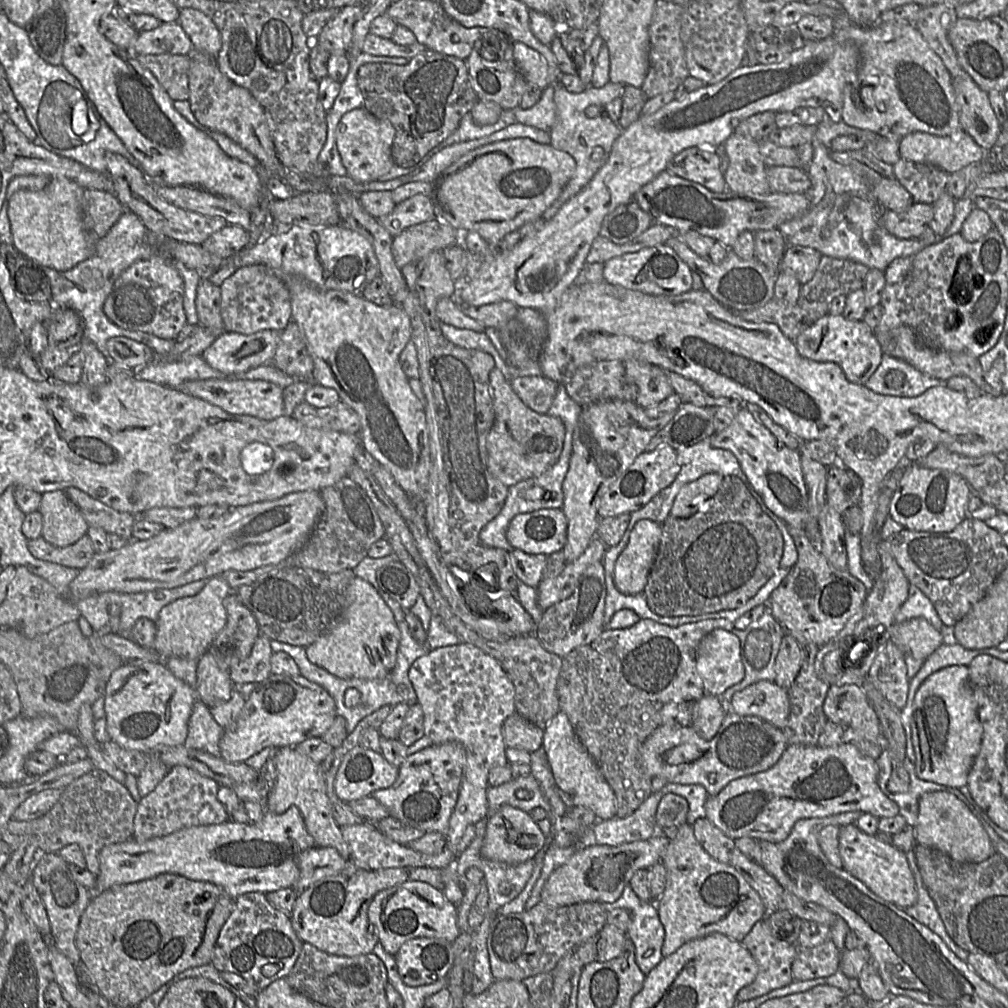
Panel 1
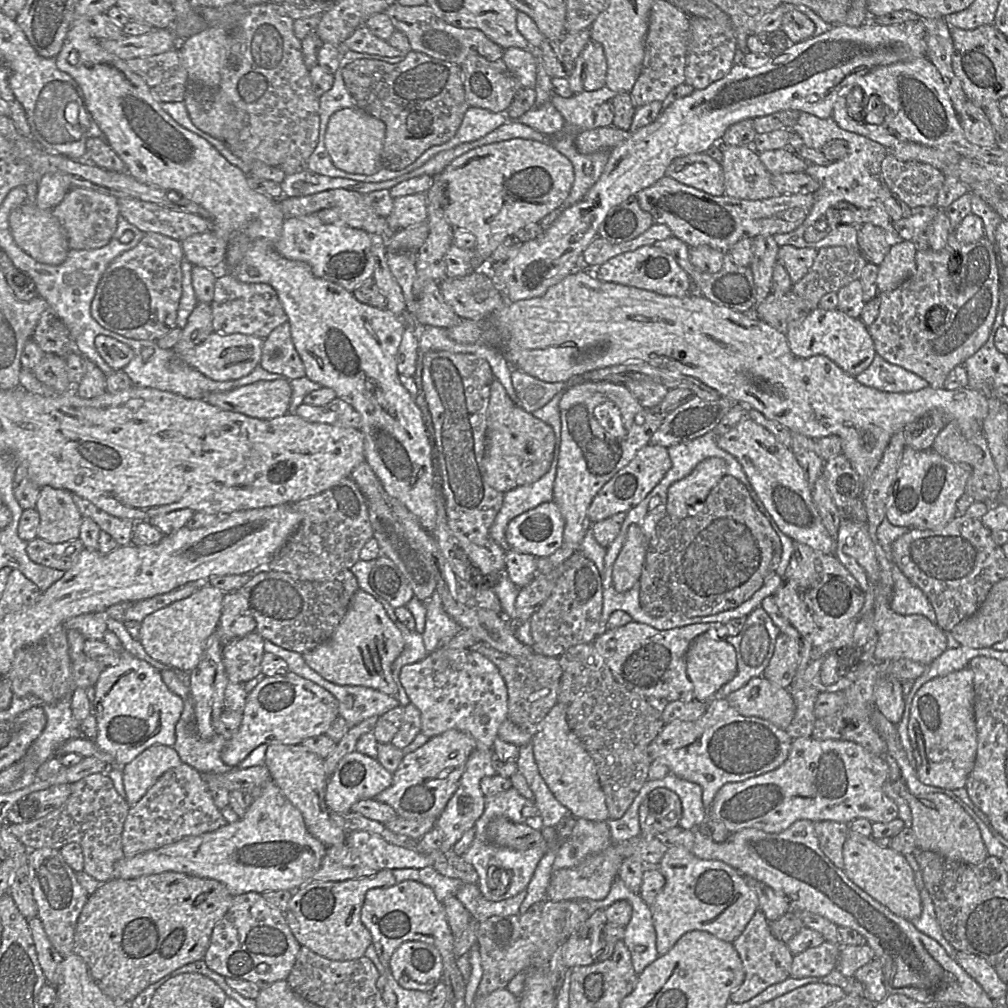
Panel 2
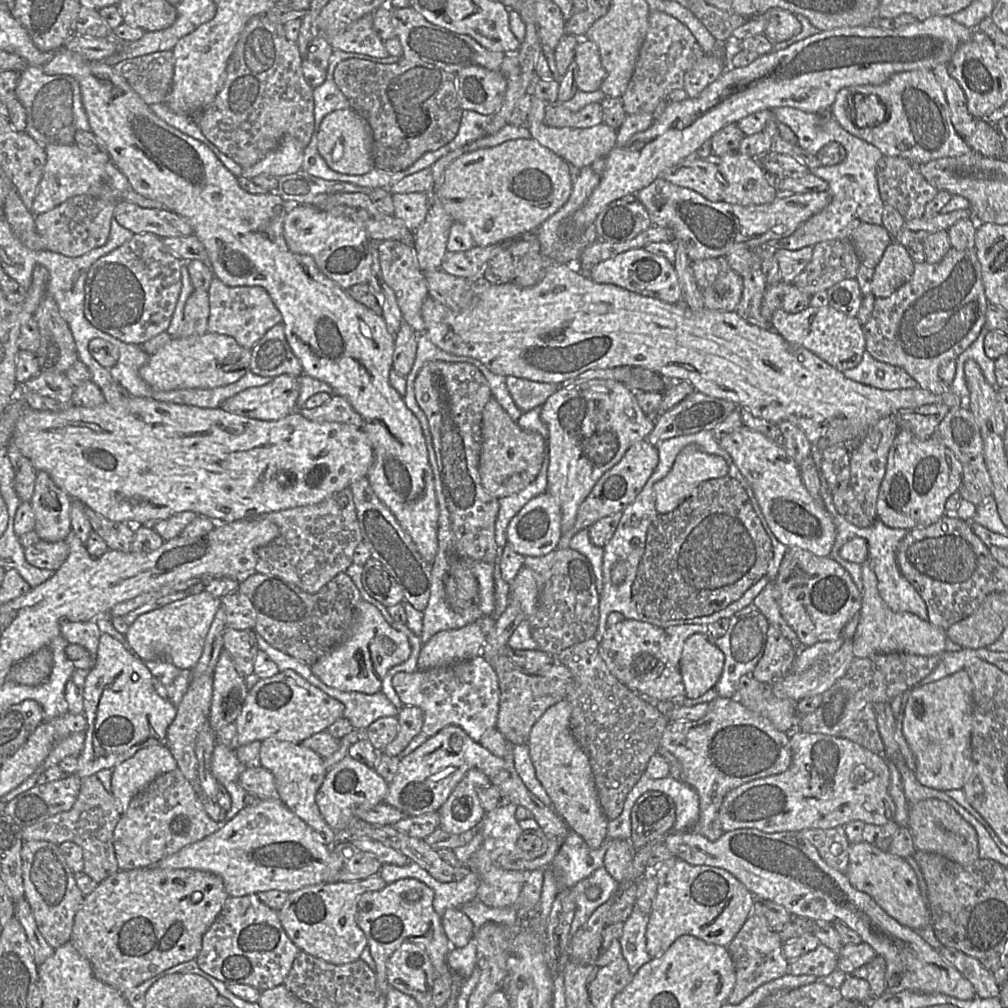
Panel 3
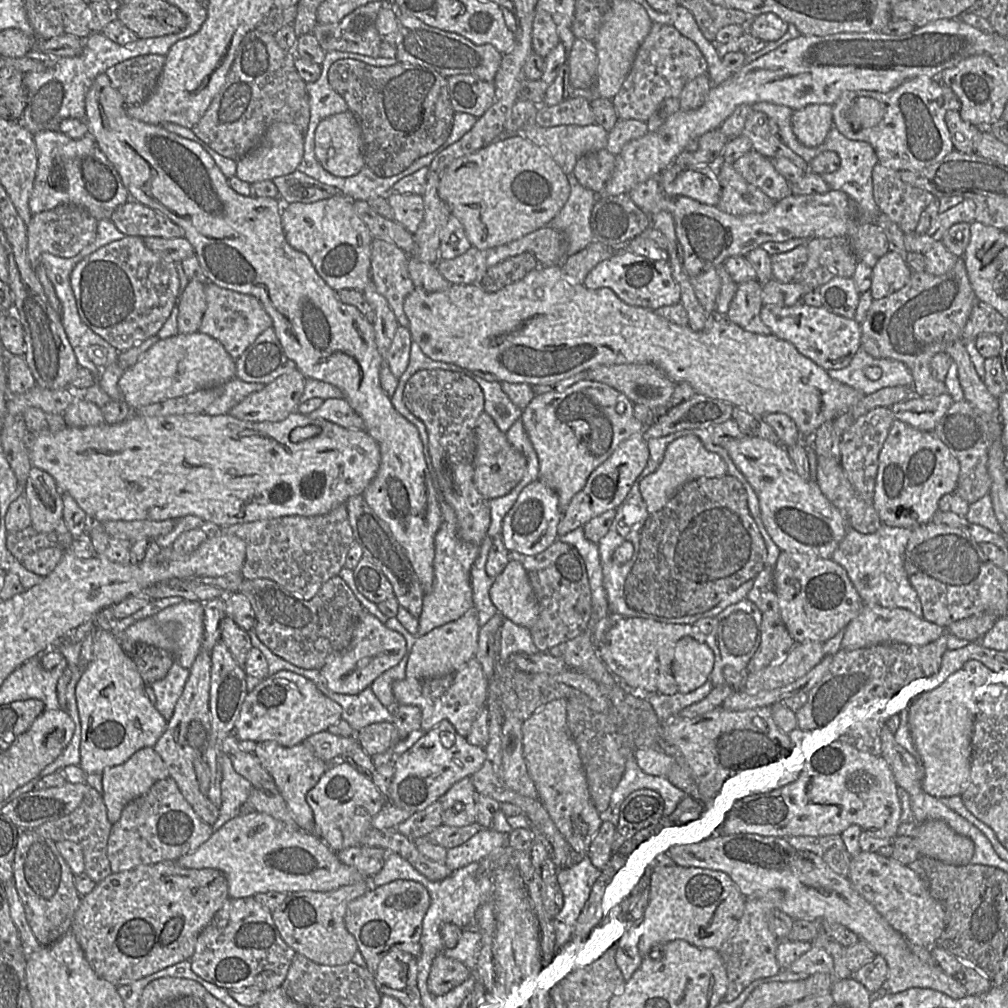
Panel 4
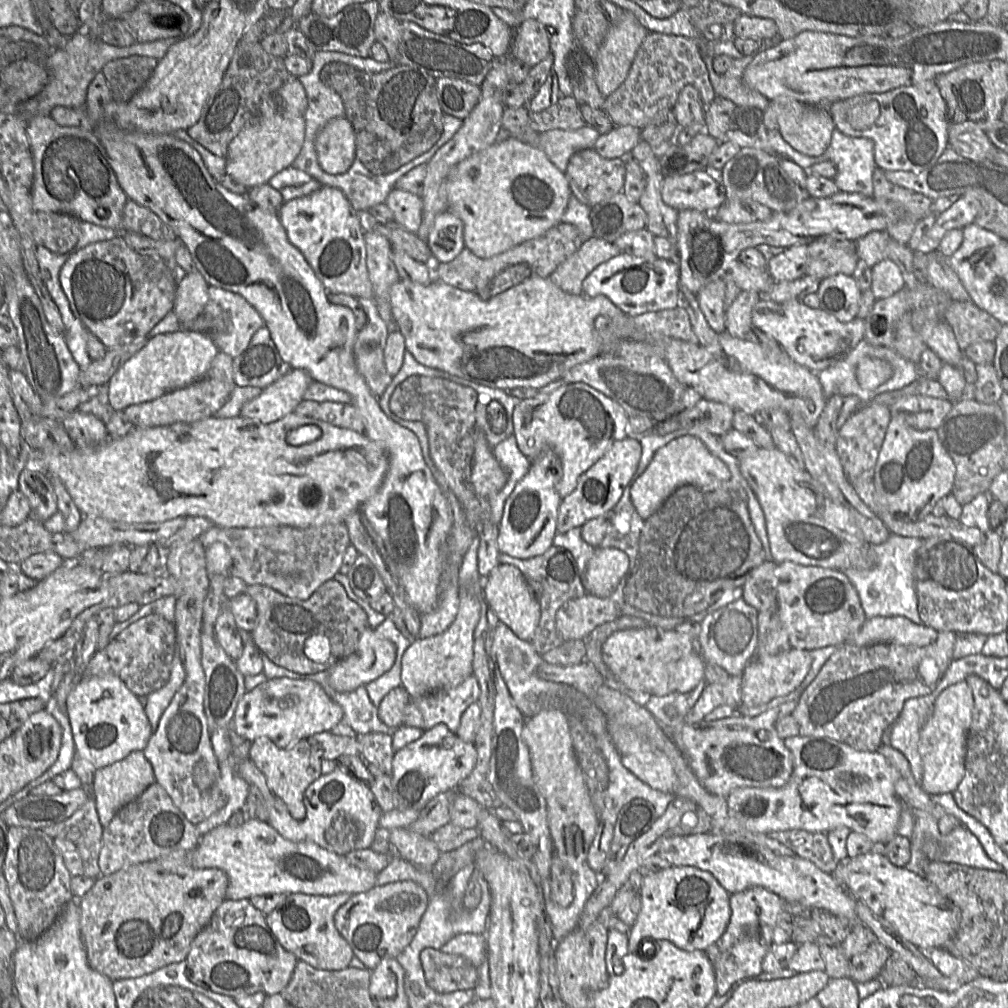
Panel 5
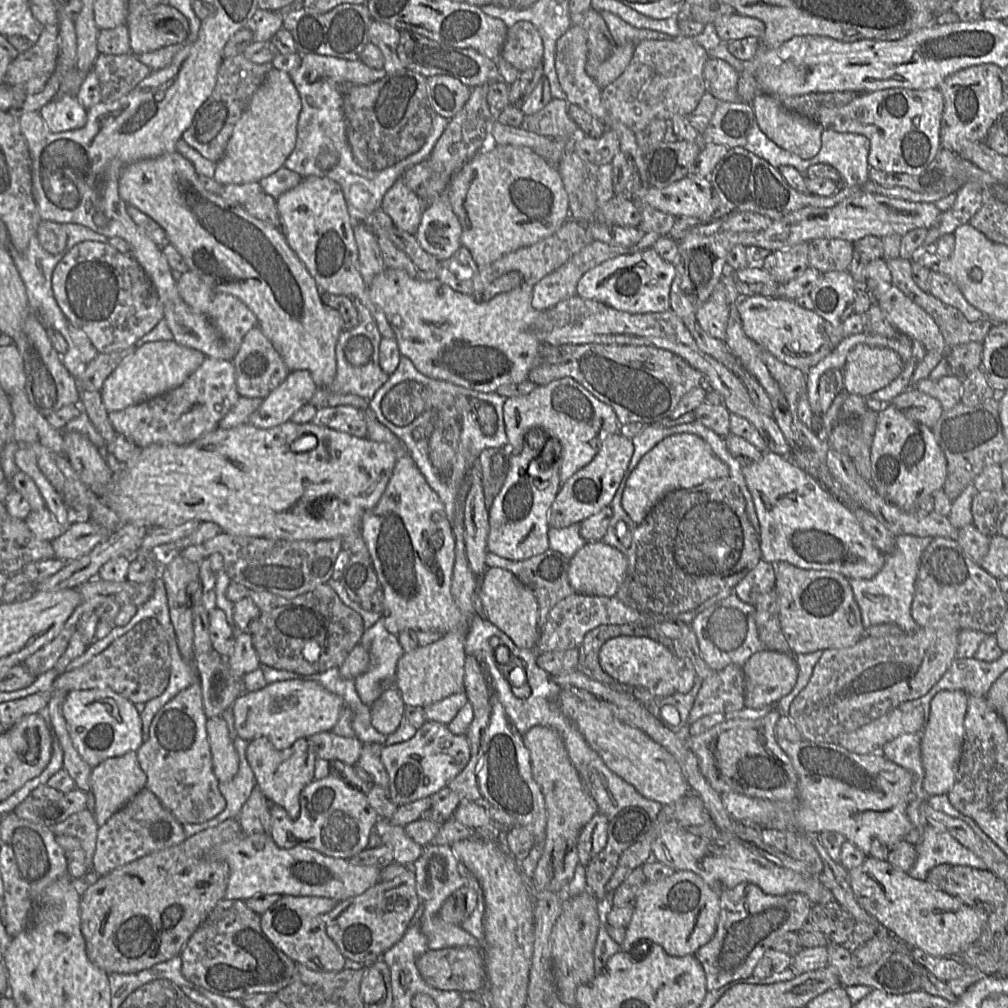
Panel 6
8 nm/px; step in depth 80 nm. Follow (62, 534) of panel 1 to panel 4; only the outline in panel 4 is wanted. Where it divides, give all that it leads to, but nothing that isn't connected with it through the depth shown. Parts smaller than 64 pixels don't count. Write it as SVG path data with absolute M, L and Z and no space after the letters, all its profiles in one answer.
M32 466L23 495L29 503L31 526L38 532L55 532L63 522L62 491L45 471Z

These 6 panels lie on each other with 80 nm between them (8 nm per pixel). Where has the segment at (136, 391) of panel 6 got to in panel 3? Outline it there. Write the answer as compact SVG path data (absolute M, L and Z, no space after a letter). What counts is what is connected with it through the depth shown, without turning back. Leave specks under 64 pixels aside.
M207 332L195 339L183 339L173 336L157 352L150 355L148 361L139 370L140 377L154 390L171 391L176 389L213 389L238 381L249 371L251 350L243 348L227 335Z

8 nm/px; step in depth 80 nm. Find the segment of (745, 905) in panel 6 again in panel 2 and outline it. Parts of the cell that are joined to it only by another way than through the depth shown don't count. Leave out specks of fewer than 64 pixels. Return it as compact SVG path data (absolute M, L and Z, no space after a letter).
M758 909L744 931L732 942L742 961L745 979L730 995L730 1002L742 1003L755 997L769 986L780 983L790 977L794 954L787 944L775 938L770 930L769 921L761 909Z

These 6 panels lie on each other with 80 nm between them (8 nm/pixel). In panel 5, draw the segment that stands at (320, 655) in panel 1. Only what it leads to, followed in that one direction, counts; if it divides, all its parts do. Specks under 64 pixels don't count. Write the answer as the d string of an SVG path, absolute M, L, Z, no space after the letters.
M368 627L356 650L329 670L329 683L338 692L351 692L376 680L395 663L396 646Z

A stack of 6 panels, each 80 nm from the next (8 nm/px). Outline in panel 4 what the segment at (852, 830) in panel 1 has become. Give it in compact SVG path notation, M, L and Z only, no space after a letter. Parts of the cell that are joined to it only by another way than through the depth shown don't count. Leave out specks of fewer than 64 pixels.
M860 851L851 857L847 878L853 889L911 945L924 948L936 946L935 943L946 925L944 909L932 897L928 886L907 865L878 852Z

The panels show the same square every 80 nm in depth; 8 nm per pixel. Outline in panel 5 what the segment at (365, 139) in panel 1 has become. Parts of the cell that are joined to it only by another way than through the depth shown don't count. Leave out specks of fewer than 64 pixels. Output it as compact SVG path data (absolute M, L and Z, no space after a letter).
M345 117L330 120L317 134L315 149L320 167L329 174L343 174L356 158L355 132Z

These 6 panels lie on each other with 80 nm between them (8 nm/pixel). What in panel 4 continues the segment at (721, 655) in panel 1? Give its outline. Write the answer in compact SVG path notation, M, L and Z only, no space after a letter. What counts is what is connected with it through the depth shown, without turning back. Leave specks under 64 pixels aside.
M691 637L681 639L675 648L672 673L679 693L688 694L709 680L714 653L706 643Z

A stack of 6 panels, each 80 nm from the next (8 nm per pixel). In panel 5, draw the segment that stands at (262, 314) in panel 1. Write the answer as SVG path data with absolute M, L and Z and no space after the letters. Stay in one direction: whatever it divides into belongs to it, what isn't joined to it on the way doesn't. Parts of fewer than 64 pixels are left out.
M208 286L208 302L202 313L191 324L190 330L206 334L219 351L234 359L247 348L255 332L263 326L265 322L261 315L241 295Z

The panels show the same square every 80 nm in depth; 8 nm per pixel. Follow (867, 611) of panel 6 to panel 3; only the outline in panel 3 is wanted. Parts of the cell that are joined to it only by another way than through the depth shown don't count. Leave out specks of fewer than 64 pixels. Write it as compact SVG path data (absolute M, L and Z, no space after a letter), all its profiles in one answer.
M835 508L834 511L836 536L830 556L849 573L861 595L864 592L861 566L858 563L843 559L840 555L842 546L854 537L861 537L867 542L868 561L876 575L879 594L886 605L894 612L909 612L917 615L923 620L928 621L928 611L925 601L915 590L912 584L901 574L896 561L897 546L906 536L908 530L888 527L879 519L874 520L869 527L857 527L848 522L843 516L841 516L835 510Z

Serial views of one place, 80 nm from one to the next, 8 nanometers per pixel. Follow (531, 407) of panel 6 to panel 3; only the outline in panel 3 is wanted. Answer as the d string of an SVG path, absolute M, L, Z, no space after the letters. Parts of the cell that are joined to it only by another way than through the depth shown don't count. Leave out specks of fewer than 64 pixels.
M591 379L578 383L574 386L567 388L559 388L555 393L553 393L541 406L540 416L542 421L545 423L548 429L547 452L549 456L549 465L547 469L547 492L556 500L561 511L561 536L565 532L568 532L574 525L578 508L583 500L588 496L596 482L601 478L601 476L616 465L624 456L625 452L634 443L646 439L648 434L653 430L655 424L648 418L640 406L638 405L637 398L634 392L631 391L624 384L608 379Z

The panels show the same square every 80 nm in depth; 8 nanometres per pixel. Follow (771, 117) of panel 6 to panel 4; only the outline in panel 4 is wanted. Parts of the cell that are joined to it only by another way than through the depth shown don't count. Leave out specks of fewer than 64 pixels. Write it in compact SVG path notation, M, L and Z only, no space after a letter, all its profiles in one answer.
M811 104L793 111L791 126L797 140L809 148L821 145L834 126L832 105Z

